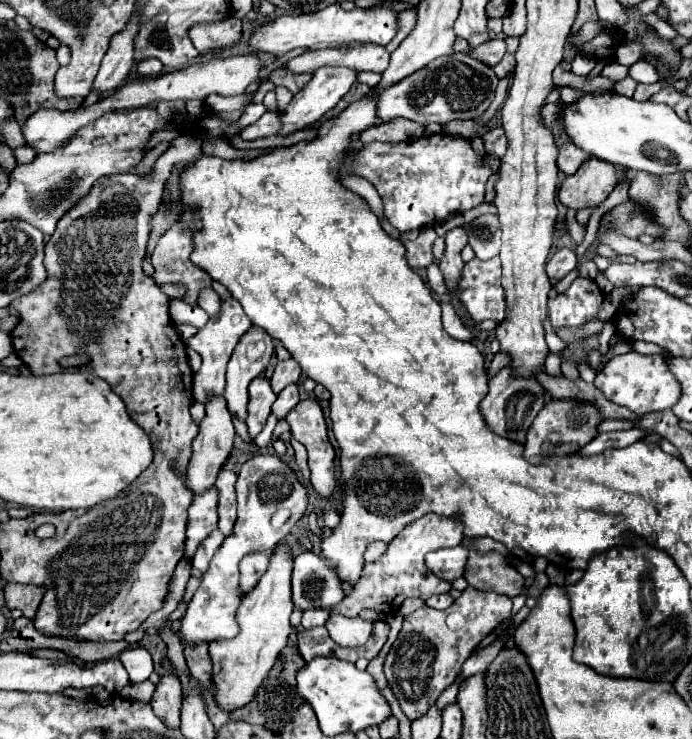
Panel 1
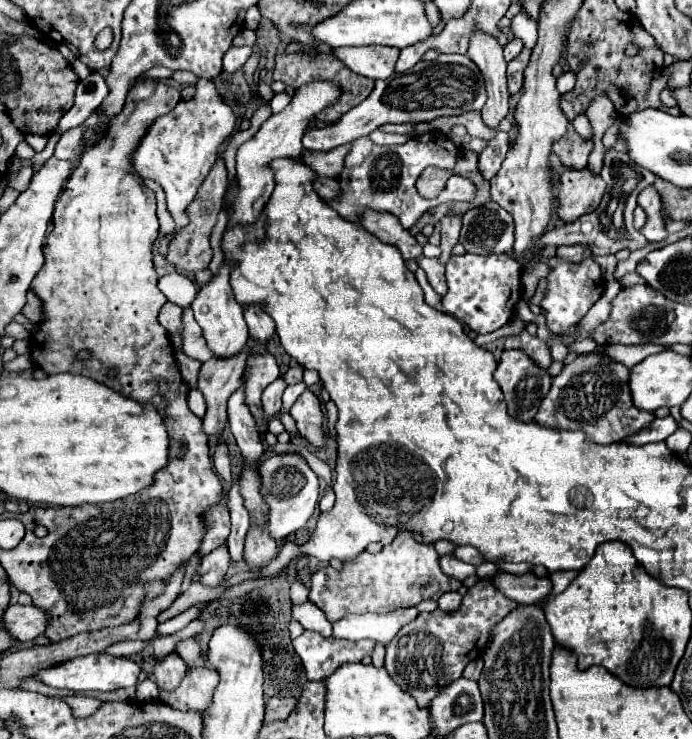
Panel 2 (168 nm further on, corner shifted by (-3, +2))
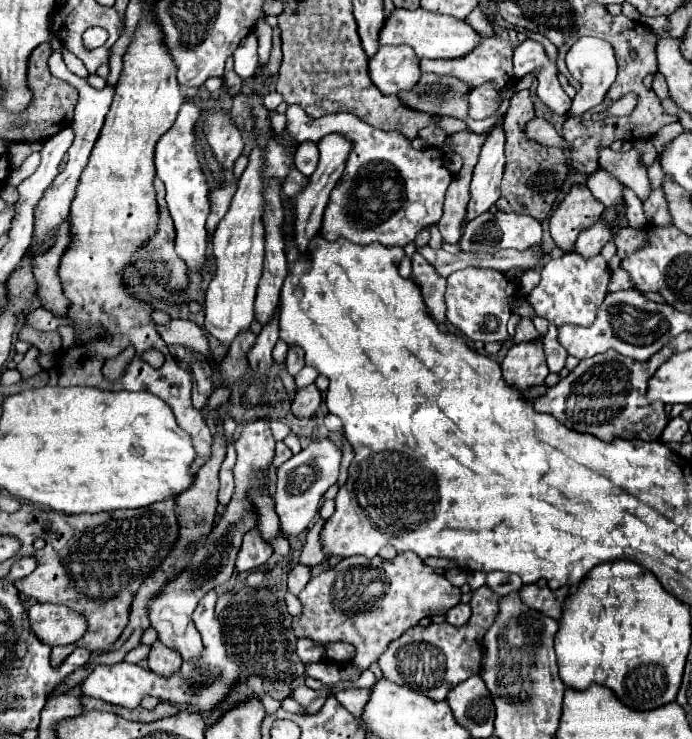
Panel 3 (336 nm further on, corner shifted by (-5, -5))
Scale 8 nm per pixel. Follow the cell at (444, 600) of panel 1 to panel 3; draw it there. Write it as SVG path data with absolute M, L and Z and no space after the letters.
M458 603L456 607L452 607L452 609L446 613L446 621L448 621L450 625L456 625L456 627L460 627L460 625L466 625L466 623L468 623L470 615L472 615L472 611L470 611L470 605Z

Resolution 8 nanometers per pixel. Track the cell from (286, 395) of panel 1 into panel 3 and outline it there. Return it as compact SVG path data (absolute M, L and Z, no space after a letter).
M290 345L288 349L288 355L286 355L286 367L288 367L288 373L294 377L302 367L304 367L304 351L296 345Z

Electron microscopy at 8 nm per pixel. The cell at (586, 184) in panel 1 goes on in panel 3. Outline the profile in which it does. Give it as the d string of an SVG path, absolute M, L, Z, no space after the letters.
M574 185L550 217L550 235L564 253L574 251L578 235L596 223L604 213L604 205L590 193L586 185Z

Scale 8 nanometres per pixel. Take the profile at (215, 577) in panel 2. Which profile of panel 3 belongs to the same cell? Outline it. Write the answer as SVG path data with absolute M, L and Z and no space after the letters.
M210 591L196 607L194 611L194 623L196 629L202 635L204 641L204 651L200 655L198 661L188 663L184 661L180 671L170 675L170 677L162 677L150 669L144 669L140 665L132 665L132 663L116 663L116 665L108 665L108 667L96 667L96 671L92 671L92 675L82 683L82 691L86 697L98 697L106 703L112 705L120 705L124 709L136 709L140 707L140 701L150 695L156 697L160 701L168 701L168 703L184 703L196 711L214 711L232 691L232 685L240 683L240 667L228 657L226 647L222 643L222 631L220 631L220 623L214 617L214 607L216 607L216 591Z

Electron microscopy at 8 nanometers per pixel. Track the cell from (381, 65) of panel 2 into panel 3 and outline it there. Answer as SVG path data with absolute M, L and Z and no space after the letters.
M384 45L370 59L370 79L384 95L410 91L420 81L420 59L408 45Z

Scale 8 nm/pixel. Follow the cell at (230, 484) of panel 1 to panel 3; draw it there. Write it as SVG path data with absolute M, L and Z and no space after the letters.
M250 531L244 535L244 543L238 553L236 569L240 573L250 573L258 569L260 565L264 565L270 559L270 555L272 555L272 547L262 539L262 535L258 535L256 531Z

